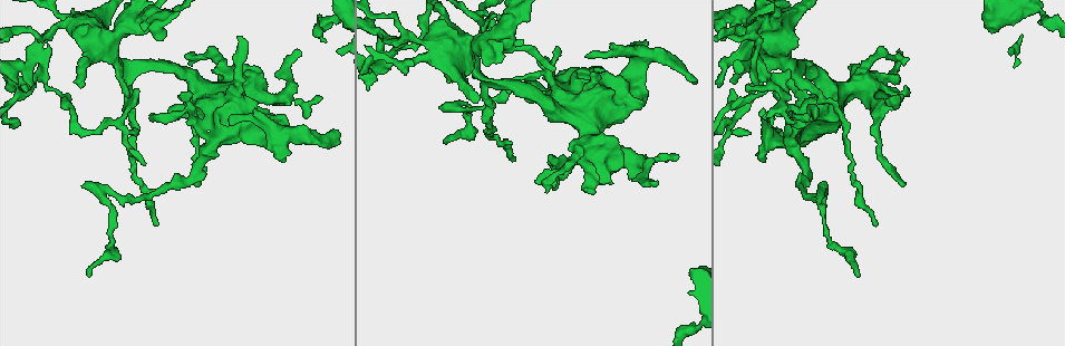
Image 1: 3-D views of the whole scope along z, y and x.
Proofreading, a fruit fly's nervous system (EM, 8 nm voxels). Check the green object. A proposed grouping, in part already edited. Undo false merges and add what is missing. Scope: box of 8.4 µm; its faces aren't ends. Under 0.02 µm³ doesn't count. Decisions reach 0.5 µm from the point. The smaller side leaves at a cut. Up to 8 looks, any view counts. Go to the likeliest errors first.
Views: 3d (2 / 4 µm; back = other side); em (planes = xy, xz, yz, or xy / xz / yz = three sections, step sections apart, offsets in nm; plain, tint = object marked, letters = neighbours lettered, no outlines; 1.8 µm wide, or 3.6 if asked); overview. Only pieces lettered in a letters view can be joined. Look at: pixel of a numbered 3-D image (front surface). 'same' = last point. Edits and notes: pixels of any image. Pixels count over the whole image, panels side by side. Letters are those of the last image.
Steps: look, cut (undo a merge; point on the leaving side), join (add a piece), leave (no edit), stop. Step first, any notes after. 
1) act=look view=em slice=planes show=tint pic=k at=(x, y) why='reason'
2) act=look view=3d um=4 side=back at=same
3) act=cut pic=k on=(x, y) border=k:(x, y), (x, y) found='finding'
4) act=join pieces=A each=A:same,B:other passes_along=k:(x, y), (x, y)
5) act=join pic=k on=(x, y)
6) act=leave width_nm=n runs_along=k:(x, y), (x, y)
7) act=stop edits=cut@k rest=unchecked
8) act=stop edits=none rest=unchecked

act=look view=3d um=4 side=back pic=1 at=(36, 49) why='two arms at a narrow angle'

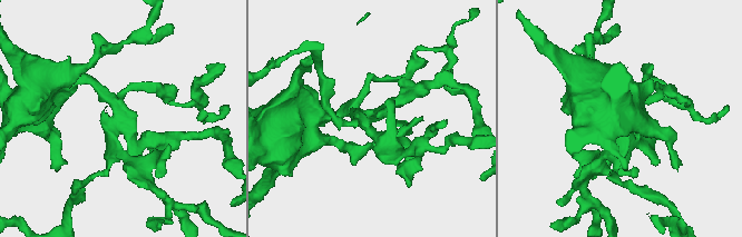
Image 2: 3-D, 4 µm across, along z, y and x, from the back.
act=look view=em slice=xy step=8 show=tint pic=2 at=(118, 119) why='now the EM'

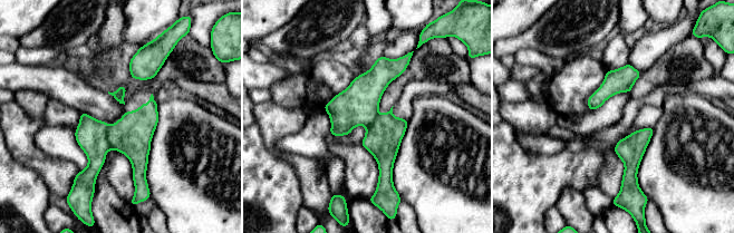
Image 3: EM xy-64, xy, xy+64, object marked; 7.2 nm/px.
act=look view=em slice=planes show=letters at=same why='cut it another way'

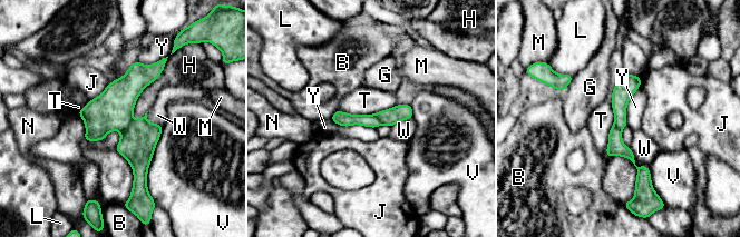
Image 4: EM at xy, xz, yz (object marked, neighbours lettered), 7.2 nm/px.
act=leave width_nm=120 each=B:other,G:other,H:other,J:other,L:other,M:other,N:other,T:other,V:other,W:other,Y:other found='one neuron here'

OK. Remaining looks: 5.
act=look view=em slice=planes show=letters pic=1 at=(285, 119) why='closes a loop'

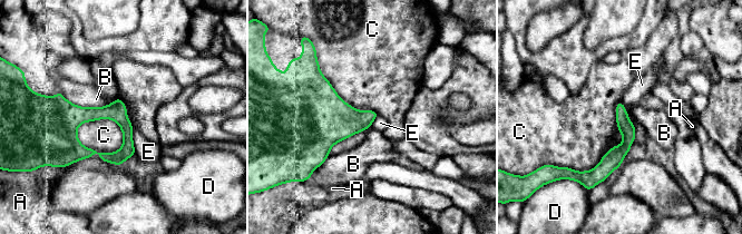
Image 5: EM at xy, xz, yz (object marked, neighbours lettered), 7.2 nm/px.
act=leave width_nm=120 each=A:other,B:other,C:other,D:other,E:other runs_along=5:(56, 110), (114, 113), (132, 152) found='one neuron here'

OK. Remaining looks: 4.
act=look view=3d um=2 pic=1 at=(149, 19) why='sharp bend'

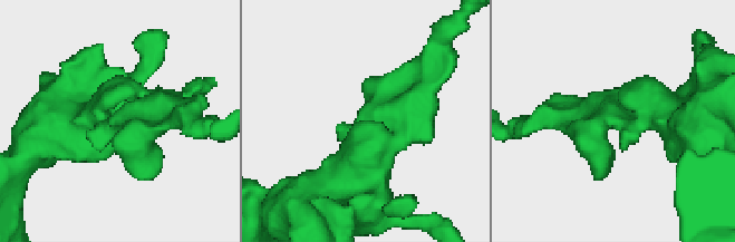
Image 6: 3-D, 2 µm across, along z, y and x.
act=look view=em slice=planes show=letters pic=6 at=(116, 121) why='need the tissue'

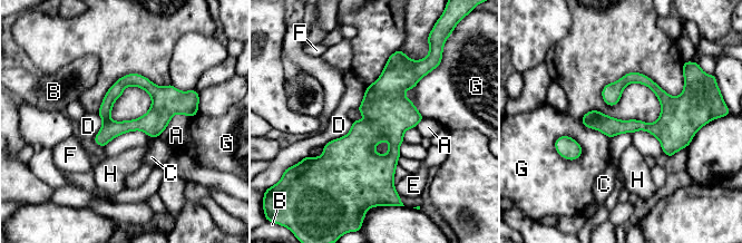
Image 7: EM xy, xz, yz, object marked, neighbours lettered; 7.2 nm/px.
act=leave width_nm=140 each=A:other,B:other,C:other,D:other,E:other,F:other,G:other,H:other border=7:(554, 142), (570, 136), (583, 153) found='continuous, no second neuron'

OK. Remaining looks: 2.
act=stop edits=none rest=unchecked

